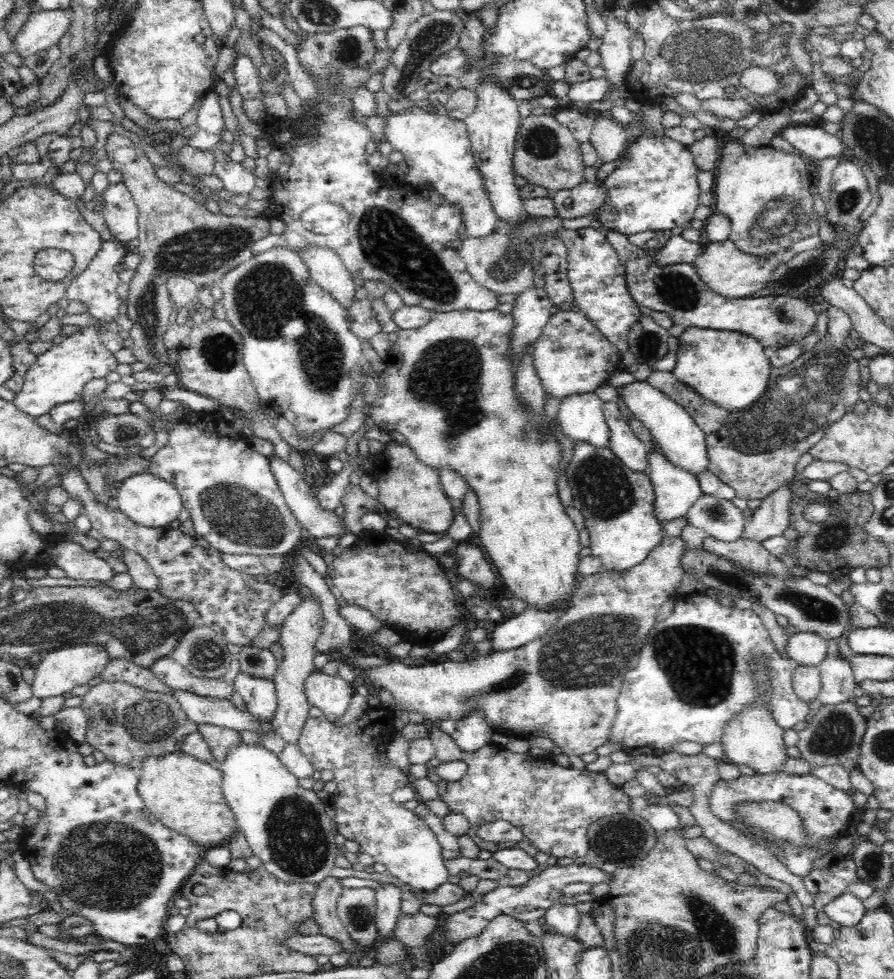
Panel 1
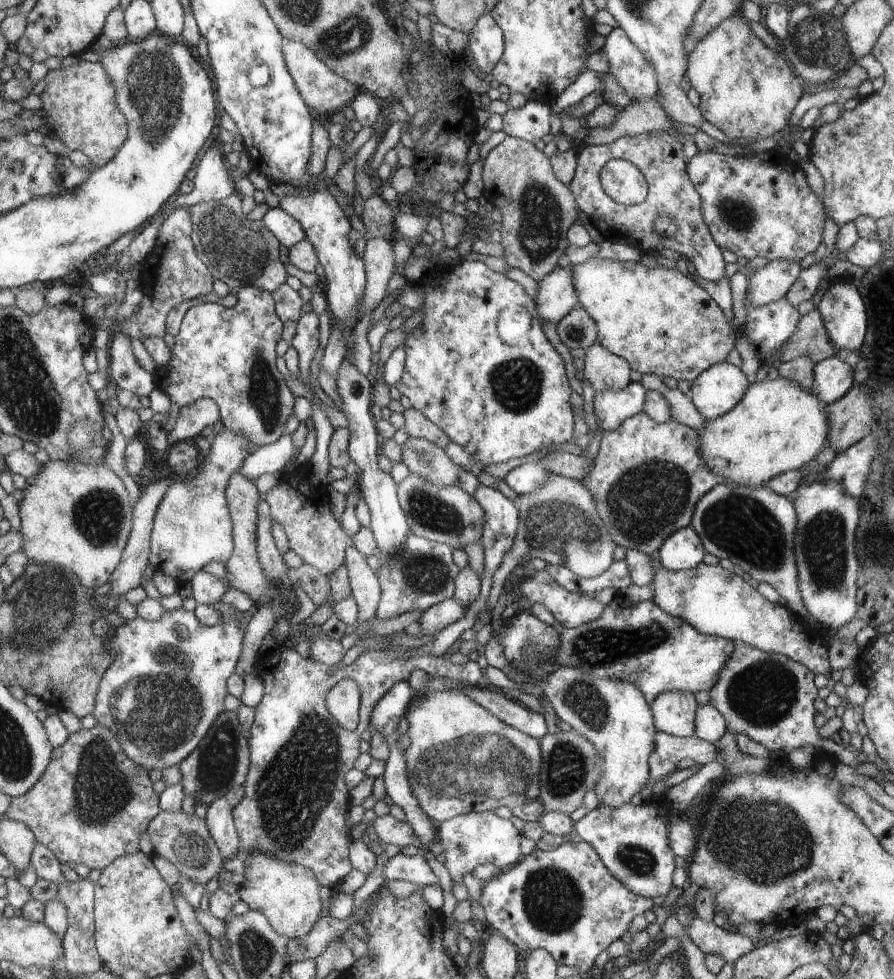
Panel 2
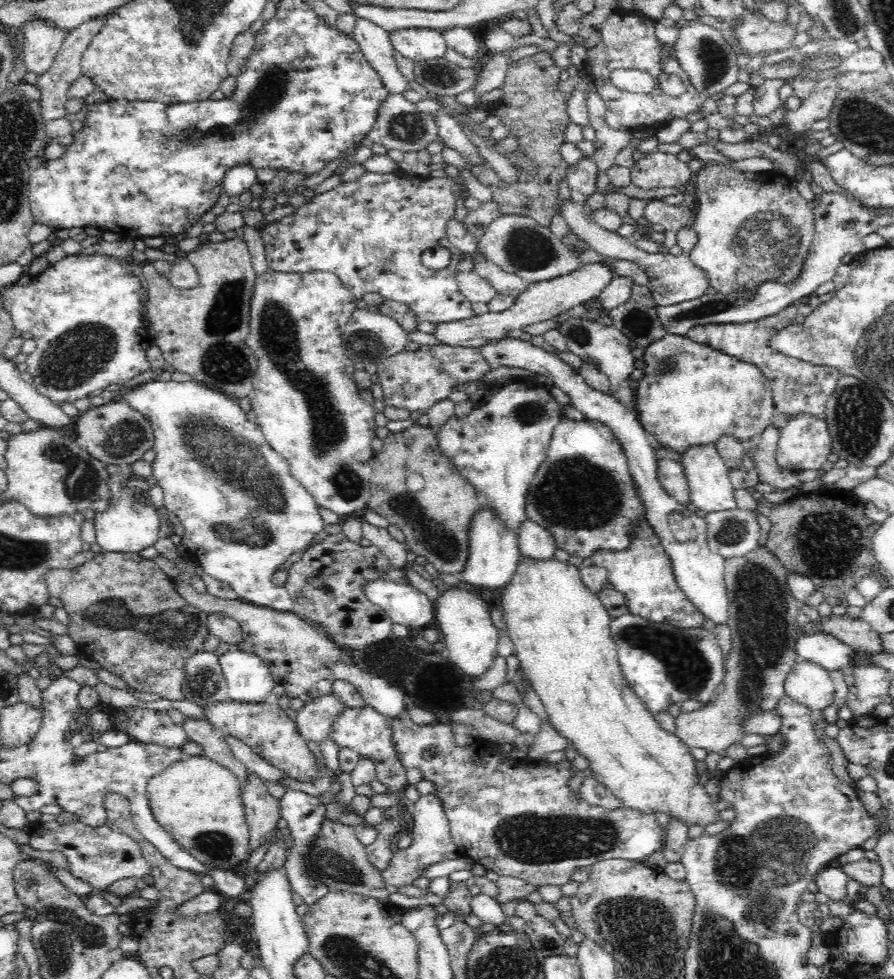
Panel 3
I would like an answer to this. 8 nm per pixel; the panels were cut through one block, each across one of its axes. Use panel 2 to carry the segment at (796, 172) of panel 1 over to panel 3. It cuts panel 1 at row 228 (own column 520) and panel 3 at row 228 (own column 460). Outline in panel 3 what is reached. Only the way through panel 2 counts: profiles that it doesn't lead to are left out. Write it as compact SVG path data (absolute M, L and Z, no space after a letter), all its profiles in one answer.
M703 162L702 169L694 174L693 183L695 184L695 196L698 202L698 212L696 212L695 220L692 228L698 233L698 240L693 248L687 254L690 255L694 266L700 267L706 275L707 282L718 293L722 295L732 295L733 297L740 297L742 300L752 300L756 296L757 288L762 283L768 281L776 281L789 286L794 279L801 274L802 265L805 263L806 255L809 254L809 248L813 241L813 234L815 233L815 216L813 210L808 207L808 201L800 195L796 189L796 178L788 178L782 173L772 170L766 172L743 172L742 170L735 170L726 164L716 164L714 162Z

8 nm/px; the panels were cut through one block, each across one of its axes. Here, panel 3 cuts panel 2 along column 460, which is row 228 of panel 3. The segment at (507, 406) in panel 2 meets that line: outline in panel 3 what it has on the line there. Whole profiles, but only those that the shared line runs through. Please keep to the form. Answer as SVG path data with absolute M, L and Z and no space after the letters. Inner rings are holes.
M401 171L388 174L364 172L356 181L342 181L328 192L315 194L284 219L264 223L259 231L269 269L291 273L334 273L356 300L362 299L366 293L378 293L384 301L396 301L410 307L420 321L436 324L472 318L475 313L471 303L457 286L461 251L454 247L446 233L446 224L456 212L458 198L466 199L468 196L462 177L416 177ZM438 245L448 249L452 258L446 268L430 270L422 264L421 254Z

